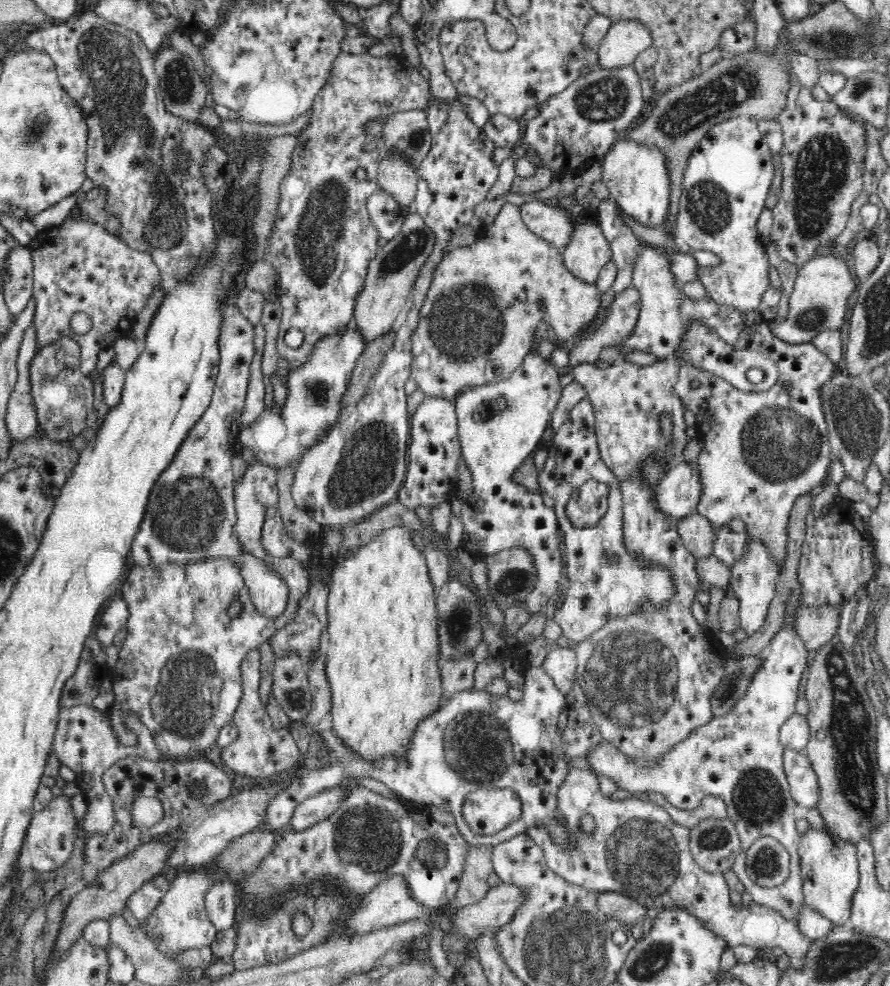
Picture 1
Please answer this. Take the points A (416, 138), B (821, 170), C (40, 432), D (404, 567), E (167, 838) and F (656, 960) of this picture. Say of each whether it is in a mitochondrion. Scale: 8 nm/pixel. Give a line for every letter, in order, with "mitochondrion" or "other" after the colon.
A: mitochondrion
B: mitochondrion
C: other
D: other
E: other
F: mitochondrion

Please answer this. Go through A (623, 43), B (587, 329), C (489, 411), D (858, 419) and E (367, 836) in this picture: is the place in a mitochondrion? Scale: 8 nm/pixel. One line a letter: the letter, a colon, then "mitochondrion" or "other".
A: other
B: other
C: other
D: mitochondrion
E: mitochondrion

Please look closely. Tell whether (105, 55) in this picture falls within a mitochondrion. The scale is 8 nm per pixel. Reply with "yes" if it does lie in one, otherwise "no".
yes

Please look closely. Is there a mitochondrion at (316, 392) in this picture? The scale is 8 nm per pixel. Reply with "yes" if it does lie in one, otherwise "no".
yes

